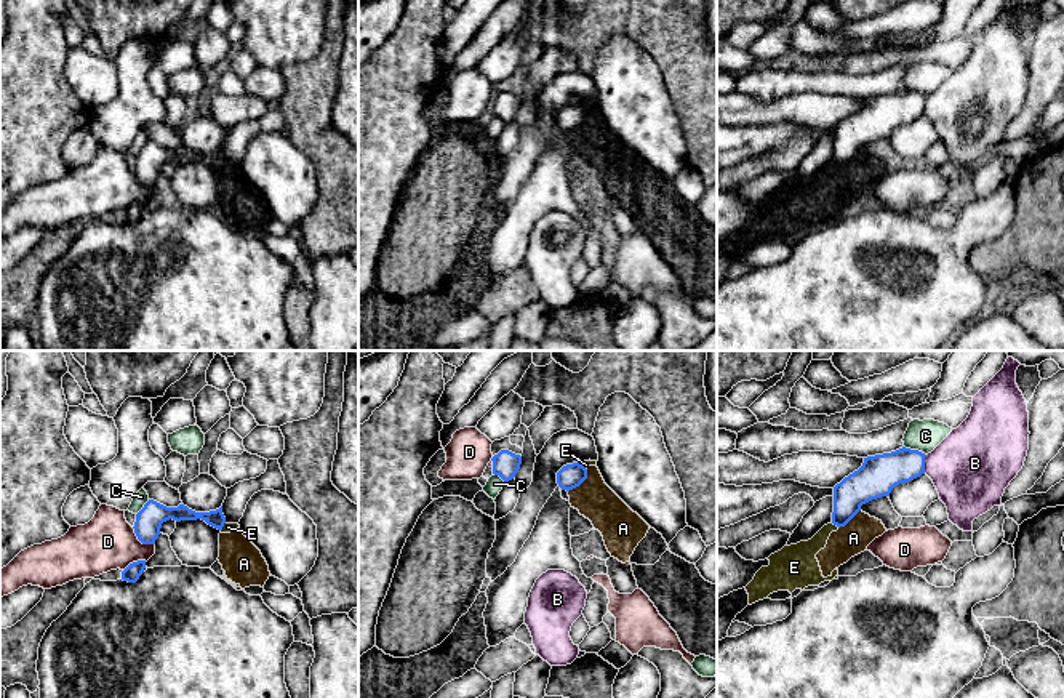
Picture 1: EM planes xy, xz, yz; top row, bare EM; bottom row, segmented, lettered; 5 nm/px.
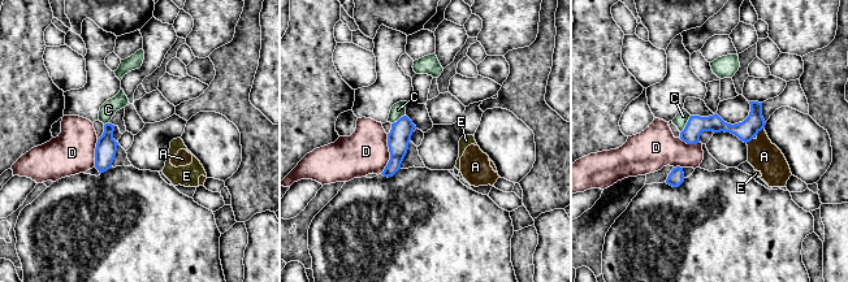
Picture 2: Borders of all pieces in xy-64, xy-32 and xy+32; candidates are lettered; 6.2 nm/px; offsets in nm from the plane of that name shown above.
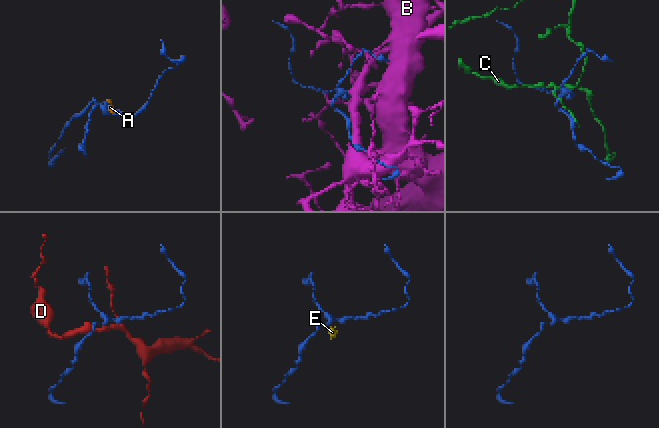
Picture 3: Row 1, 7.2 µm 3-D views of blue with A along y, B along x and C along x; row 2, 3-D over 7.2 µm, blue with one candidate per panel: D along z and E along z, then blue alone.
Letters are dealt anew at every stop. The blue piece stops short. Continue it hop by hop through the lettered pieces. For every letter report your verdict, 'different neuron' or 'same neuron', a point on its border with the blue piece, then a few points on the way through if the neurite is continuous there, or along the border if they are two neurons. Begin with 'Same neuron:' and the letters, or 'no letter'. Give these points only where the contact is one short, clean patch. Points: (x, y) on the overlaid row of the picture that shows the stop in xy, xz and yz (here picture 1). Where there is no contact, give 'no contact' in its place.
Same neuron: no letter
A: different neuron; contact xz (581, 482)
B: different neuron; contact yz (924, 465)
C: different neuron; contact yz (916, 450)
D: different neuron; contact xy (141, 541); border xy (132, 527), (143, 543), (154, 545)
E: different neuron; contact yz (836, 524); border yz (832, 522), (839, 527)

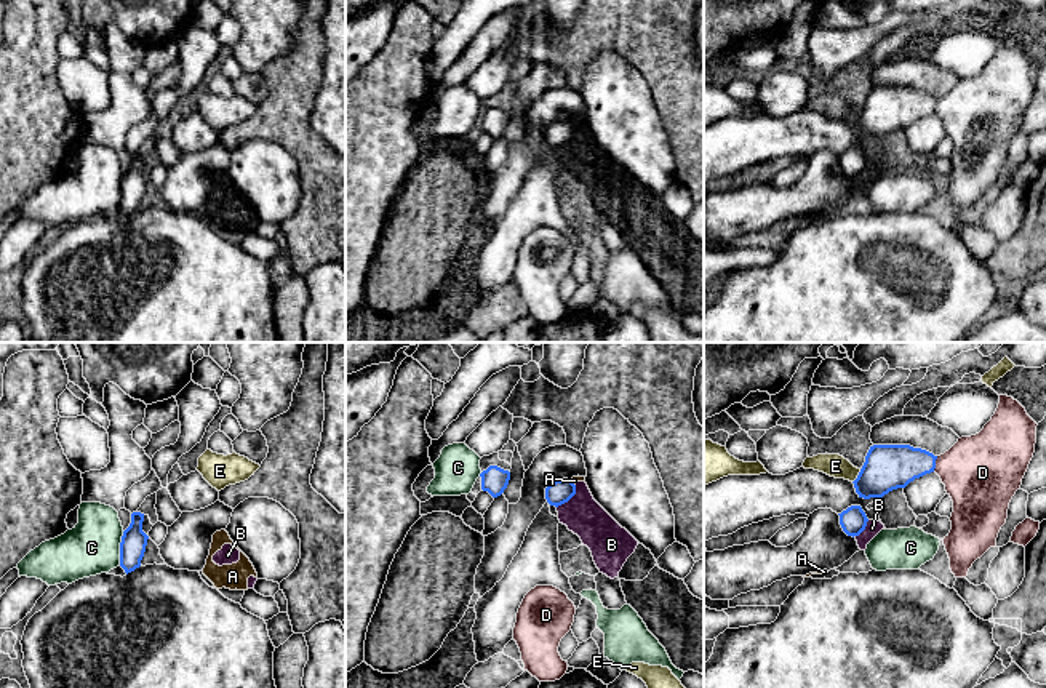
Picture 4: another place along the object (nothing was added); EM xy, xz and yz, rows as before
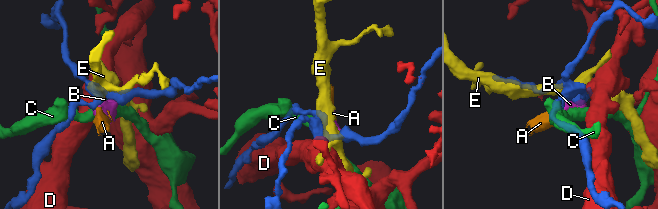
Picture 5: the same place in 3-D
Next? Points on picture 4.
Same neuron: no letter
A: different neuron; contact xz (573, 484); border xz (570, 480), (574, 485)
B: different neuron; contact xz (570, 498)
C: different neuron; contact xy (120, 548); border xy (123, 532), (119, 564)
D: different neuron; contact yz (934, 464)
E: different neuron; contact yz (858, 476)

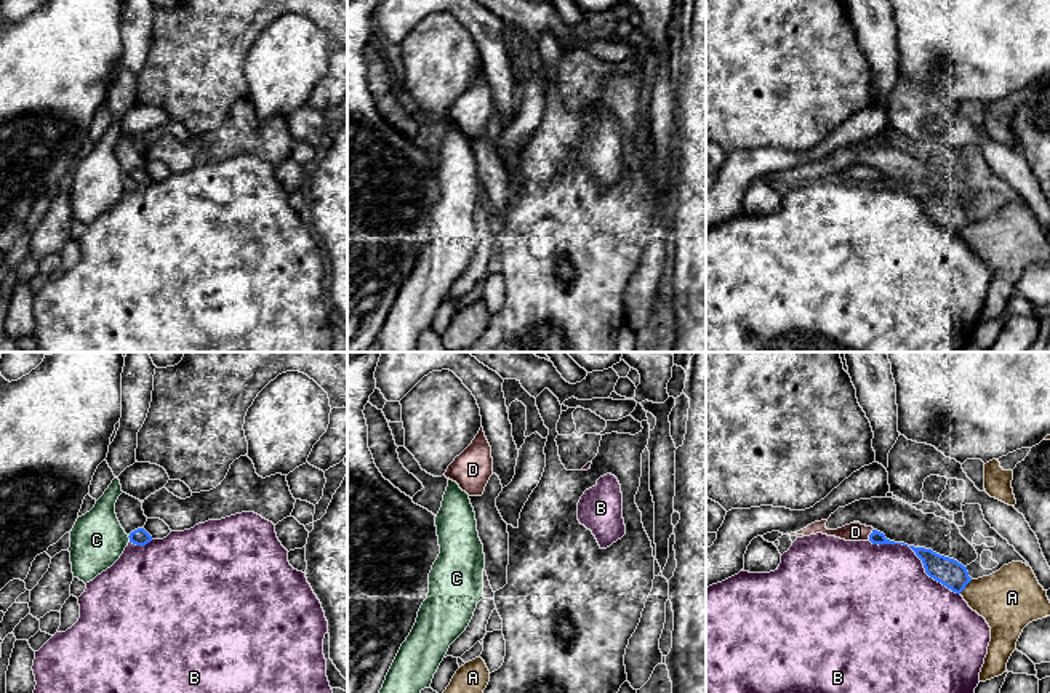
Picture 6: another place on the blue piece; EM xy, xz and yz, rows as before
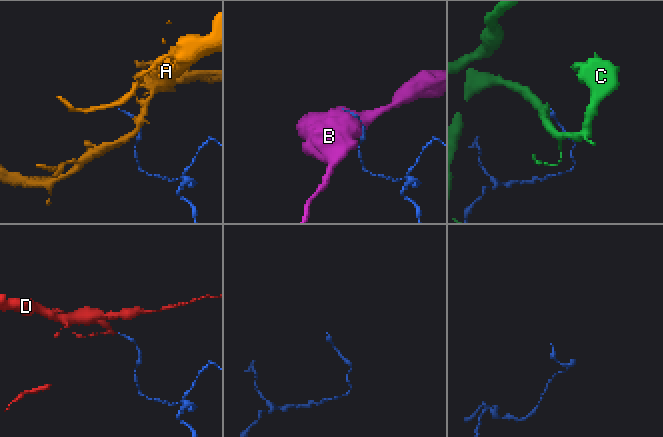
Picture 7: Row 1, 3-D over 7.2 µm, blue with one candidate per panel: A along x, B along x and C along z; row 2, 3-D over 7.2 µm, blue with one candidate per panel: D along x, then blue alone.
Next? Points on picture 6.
Same neuron: D
A: different neuron; contact yz (965, 584)
B: different neuron; contact yz (917, 556)
C: different neuron; contact xy (130, 540)
D: same neuron; contact yz (869, 535); way yz (876, 536), (869, 535), (855, 532)

